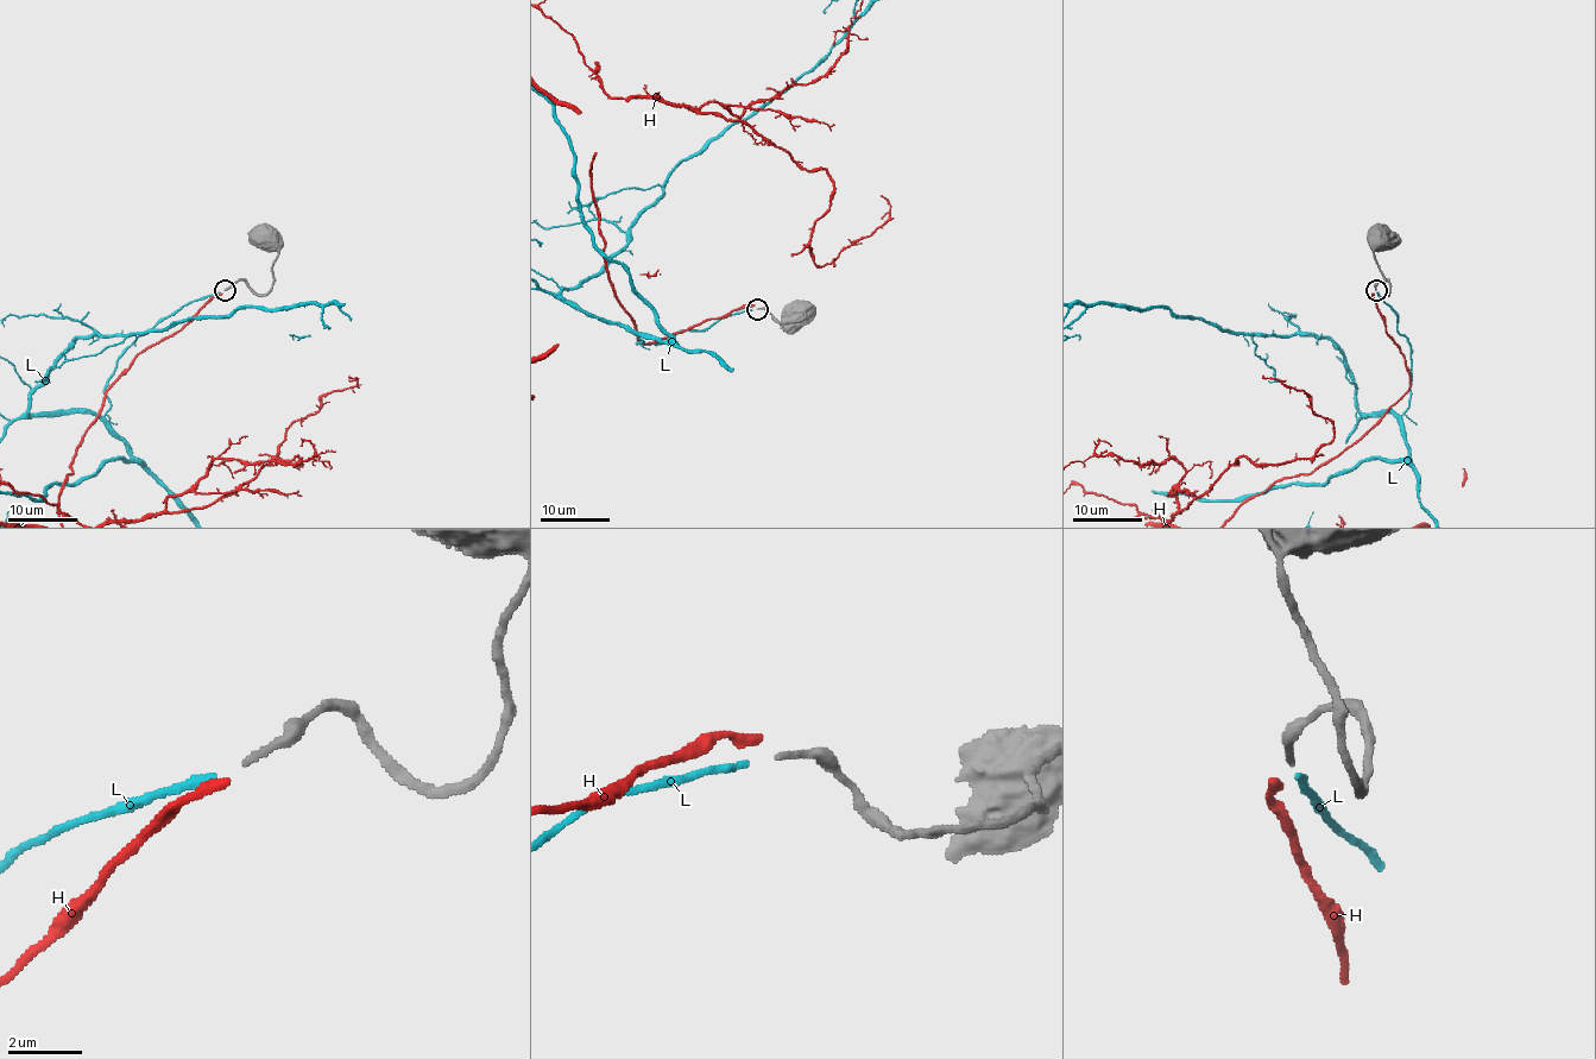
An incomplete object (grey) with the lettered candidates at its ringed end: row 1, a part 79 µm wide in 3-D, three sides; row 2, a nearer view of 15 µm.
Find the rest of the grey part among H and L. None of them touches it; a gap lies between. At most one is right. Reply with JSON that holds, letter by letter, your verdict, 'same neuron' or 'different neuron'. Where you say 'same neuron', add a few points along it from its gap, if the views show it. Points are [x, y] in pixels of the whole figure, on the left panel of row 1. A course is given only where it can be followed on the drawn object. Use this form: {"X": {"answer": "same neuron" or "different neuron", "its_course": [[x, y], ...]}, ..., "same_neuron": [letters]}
{"H": {"answer": "different neuron"}, "L": {"answer": "same neuron"}, "same_neuron": ["L"]}

